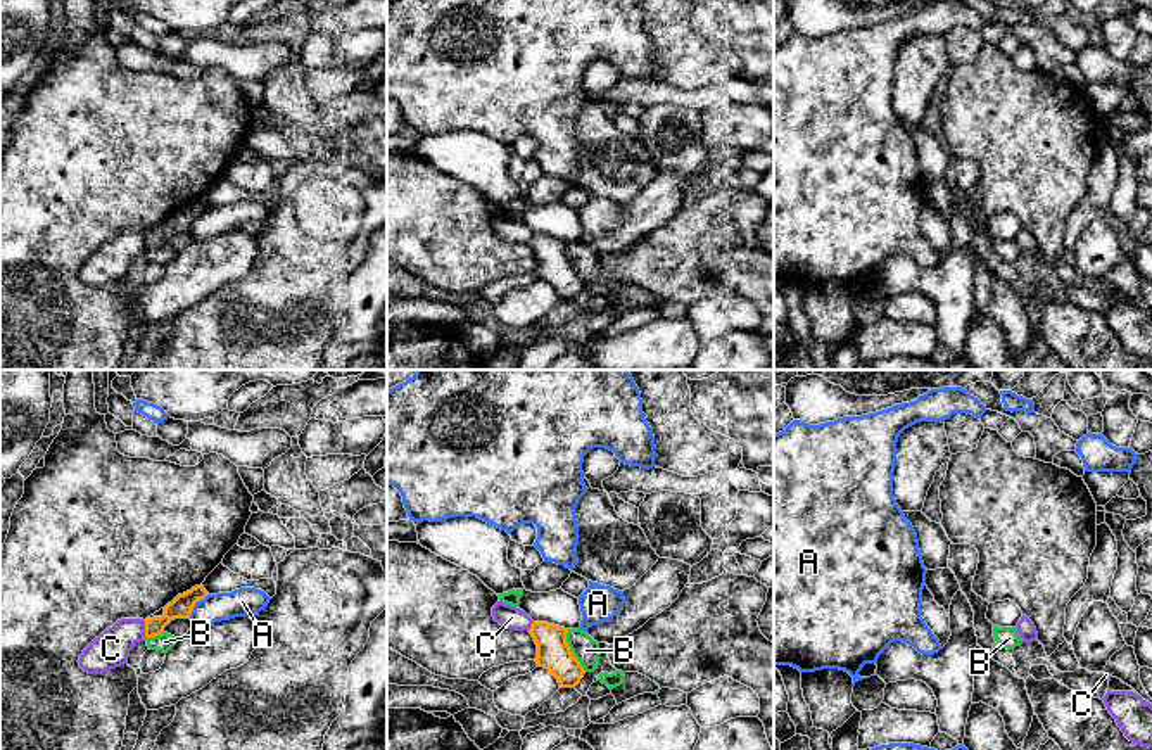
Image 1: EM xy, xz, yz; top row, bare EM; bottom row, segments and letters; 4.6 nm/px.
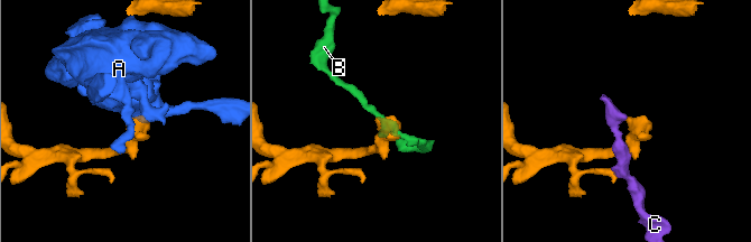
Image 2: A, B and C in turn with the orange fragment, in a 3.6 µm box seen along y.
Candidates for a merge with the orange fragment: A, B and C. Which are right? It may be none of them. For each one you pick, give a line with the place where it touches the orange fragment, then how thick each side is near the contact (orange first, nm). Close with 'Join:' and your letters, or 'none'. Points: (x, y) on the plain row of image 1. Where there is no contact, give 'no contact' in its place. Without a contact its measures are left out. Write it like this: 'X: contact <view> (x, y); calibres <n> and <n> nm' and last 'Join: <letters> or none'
Join: none

